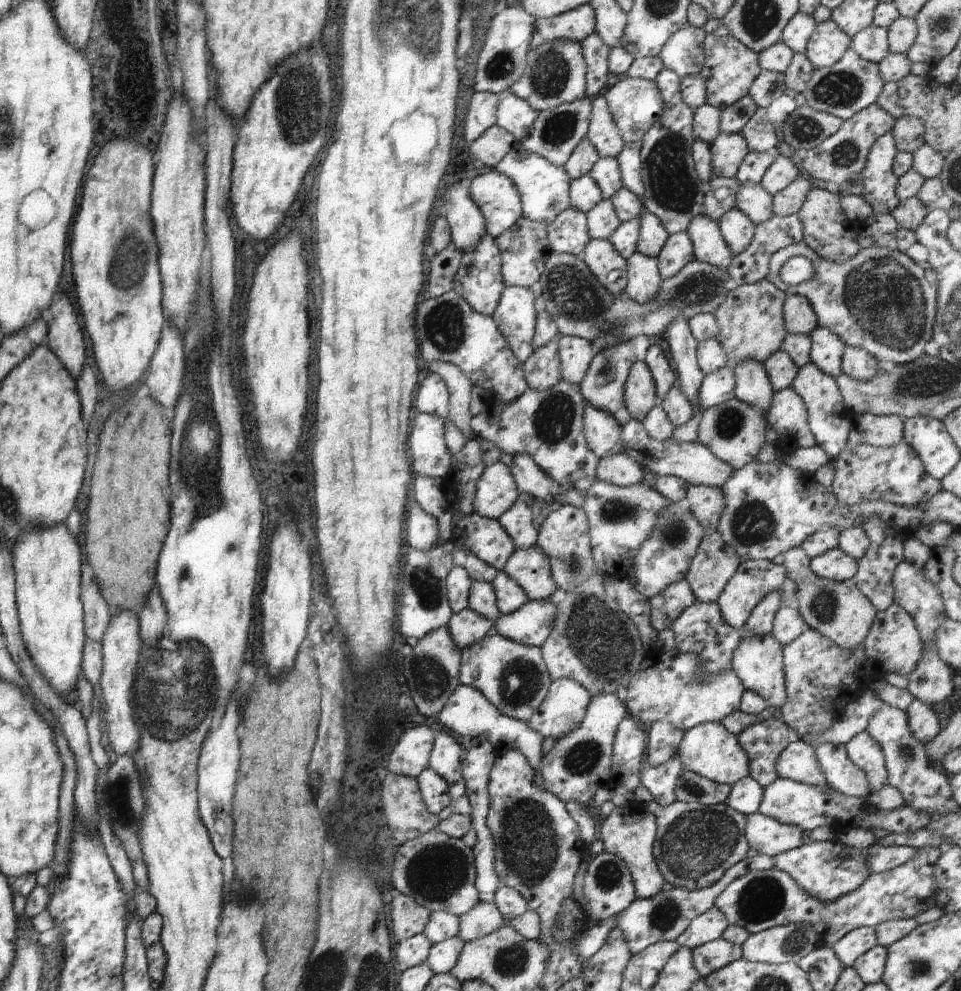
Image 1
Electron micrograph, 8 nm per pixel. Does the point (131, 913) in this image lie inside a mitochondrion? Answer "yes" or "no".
no

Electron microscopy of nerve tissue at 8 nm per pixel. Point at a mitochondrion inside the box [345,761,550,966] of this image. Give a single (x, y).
(441, 872)

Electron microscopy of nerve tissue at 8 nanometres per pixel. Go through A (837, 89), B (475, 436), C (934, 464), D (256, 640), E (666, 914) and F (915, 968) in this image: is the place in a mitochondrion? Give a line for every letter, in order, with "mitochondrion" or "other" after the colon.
A: mitochondrion
B: other
C: other
D: other
E: mitochondrion
F: mitochondrion

